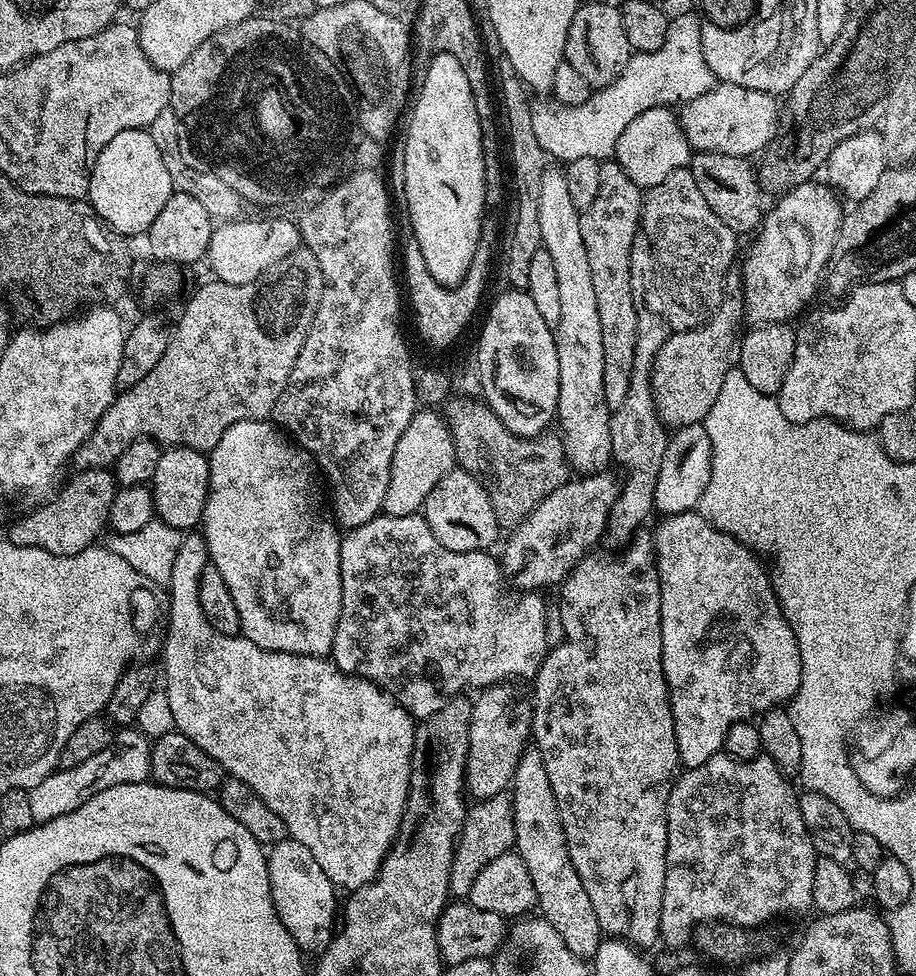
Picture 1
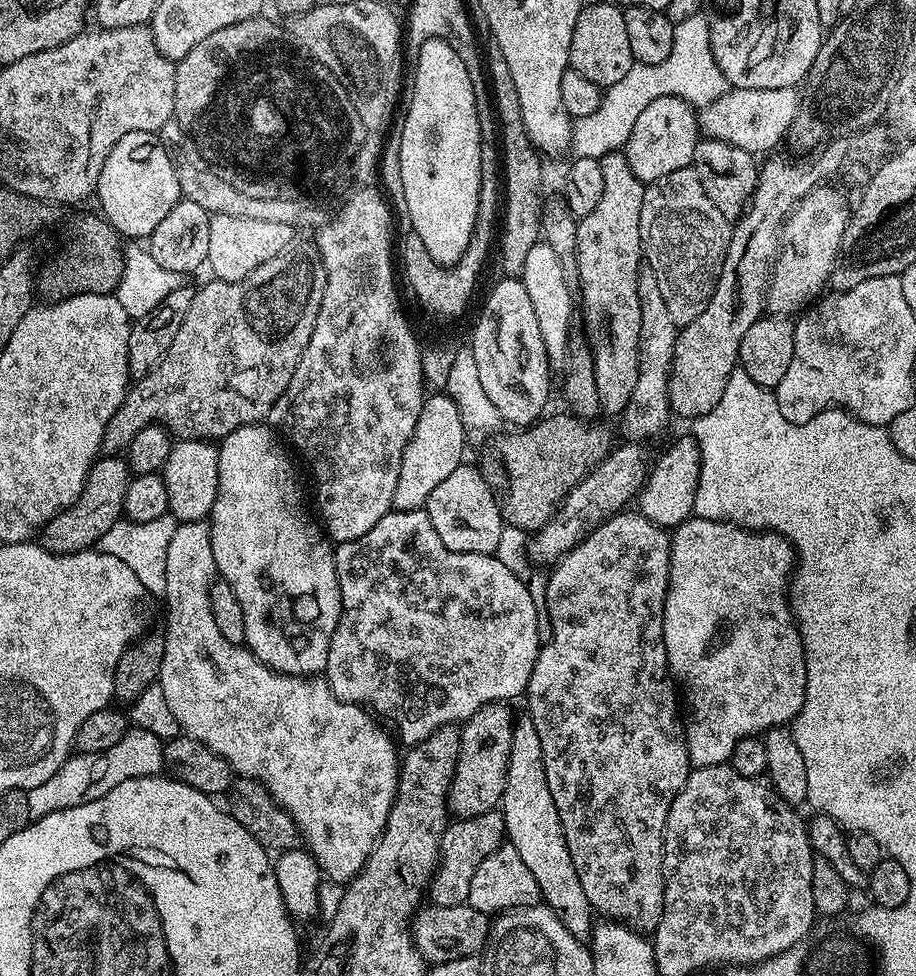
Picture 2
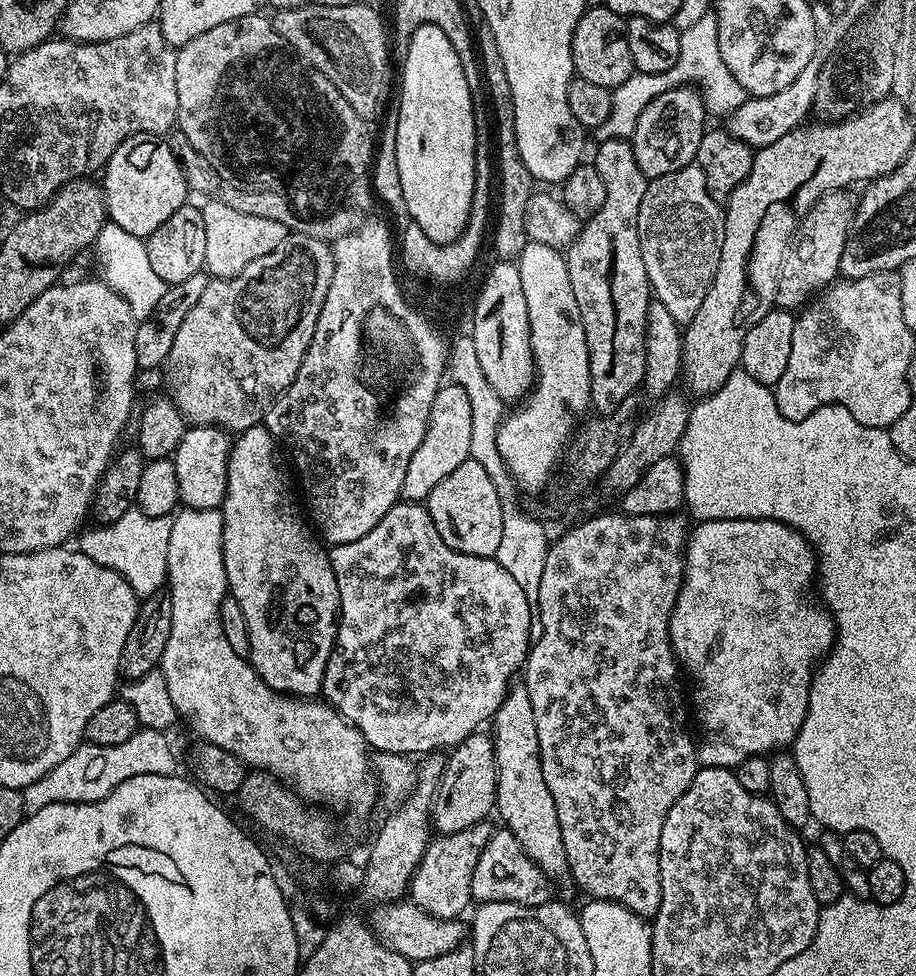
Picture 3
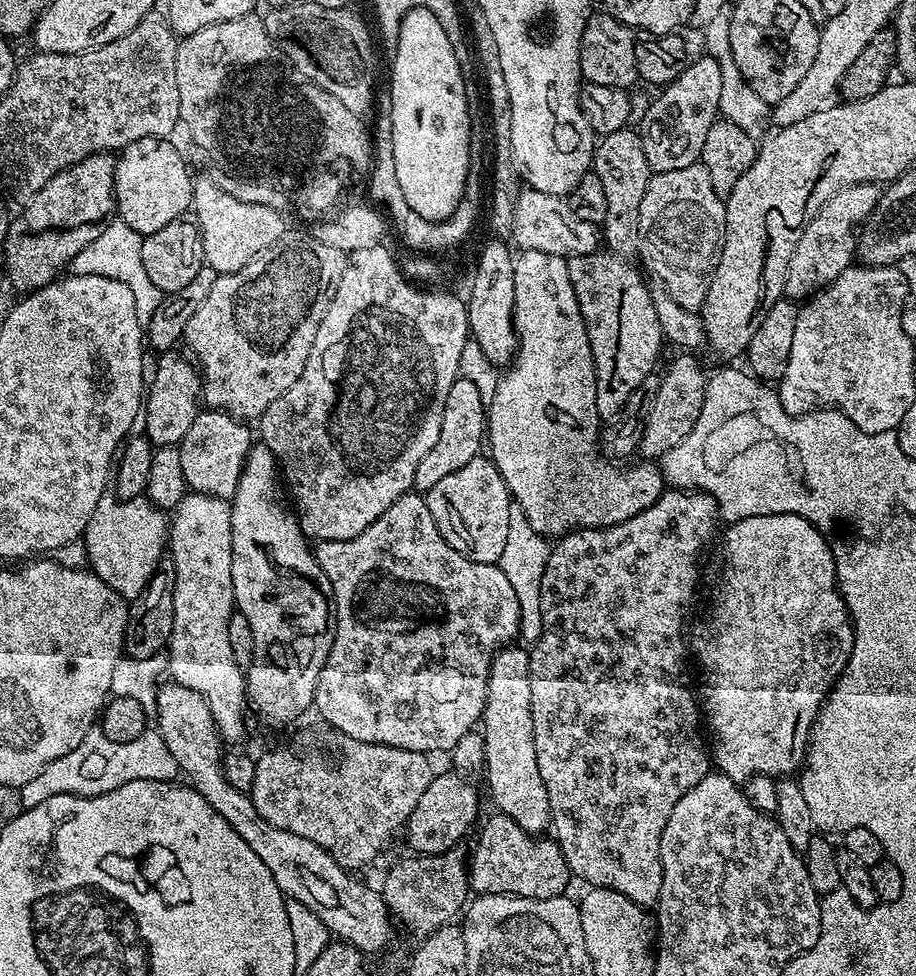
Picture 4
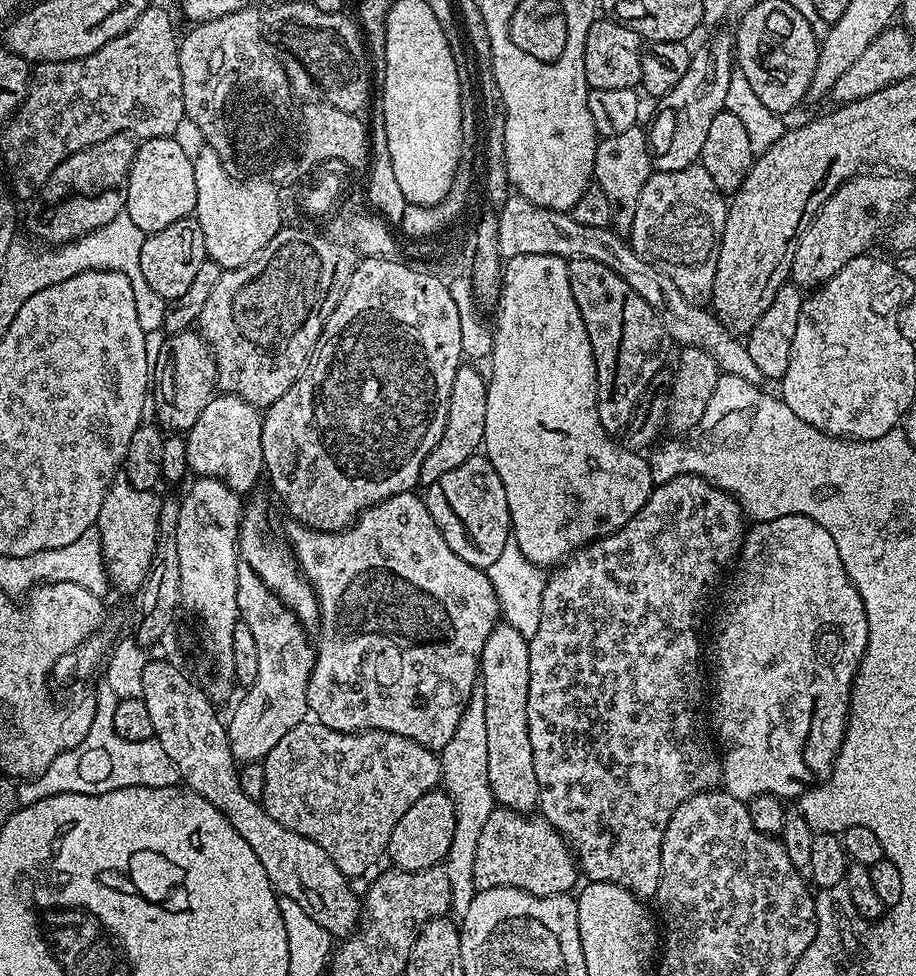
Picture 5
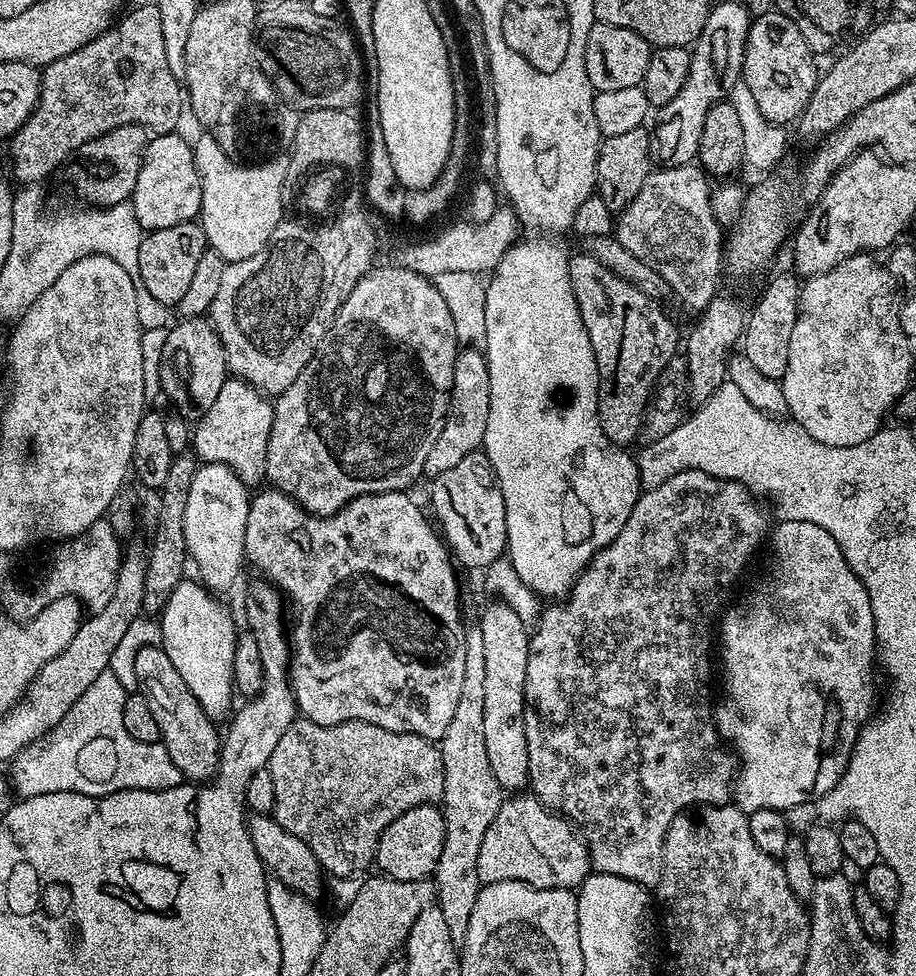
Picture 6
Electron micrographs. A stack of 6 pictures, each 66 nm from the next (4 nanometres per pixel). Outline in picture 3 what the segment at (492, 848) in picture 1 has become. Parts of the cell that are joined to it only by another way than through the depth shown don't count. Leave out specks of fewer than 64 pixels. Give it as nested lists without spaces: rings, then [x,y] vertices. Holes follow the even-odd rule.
[[[491,823],[466,826],[466,830],[458,830],[454,834],[439,835],[433,839],[422,854],[422,862],[416,867],[410,885],[410,900],[421,911],[439,920],[455,920],[463,917],[468,904],[472,900],[472,875],[474,866],[478,866],[478,858],[482,850],[486,850],[486,842],[490,842],[494,828]]]

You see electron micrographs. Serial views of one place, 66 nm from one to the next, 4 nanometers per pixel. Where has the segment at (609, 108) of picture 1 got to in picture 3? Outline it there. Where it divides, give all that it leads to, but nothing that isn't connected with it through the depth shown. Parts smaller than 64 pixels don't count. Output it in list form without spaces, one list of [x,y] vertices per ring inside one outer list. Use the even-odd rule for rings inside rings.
[[[715,11],[702,14],[702,19],[694,22],[694,26],[681,31],[678,62],[674,62],[670,70],[662,74],[633,71],[632,76],[626,78],[626,82],[612,89],[610,118],[606,118],[606,122],[599,128],[599,135],[618,140],[631,138],[638,126],[638,118],[642,118],[642,110],[646,110],[646,106],[650,106],[650,102],[654,102],[658,94],[666,94],[666,90],[685,86],[695,86],[704,97],[705,113],[712,115],[713,112],[721,118],[731,116],[734,110],[738,110],[738,106],[742,106],[744,101],[749,99],[742,82],[738,82],[738,78],[730,74],[730,66],[726,66],[722,50],[718,48],[718,18]]]

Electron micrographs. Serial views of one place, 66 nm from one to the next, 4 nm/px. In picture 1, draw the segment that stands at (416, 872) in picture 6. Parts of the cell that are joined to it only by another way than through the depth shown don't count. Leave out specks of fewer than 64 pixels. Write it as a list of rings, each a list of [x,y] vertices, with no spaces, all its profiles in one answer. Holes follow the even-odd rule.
[[[512,682],[492,684],[472,700],[470,718],[470,750],[466,758],[464,787],[473,801],[494,798],[512,787],[514,770],[532,735],[532,706]]]

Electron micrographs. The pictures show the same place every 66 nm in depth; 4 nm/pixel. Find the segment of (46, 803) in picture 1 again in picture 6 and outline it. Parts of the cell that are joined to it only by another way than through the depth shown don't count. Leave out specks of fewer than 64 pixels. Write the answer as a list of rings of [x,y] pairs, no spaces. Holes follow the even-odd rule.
[[[109,670],[102,672],[90,690],[74,702],[74,706],[62,718],[60,727],[55,729],[43,742],[29,744],[11,761],[10,783],[17,797],[54,794],[55,792],[77,792],[87,796],[109,796],[122,790],[166,790],[185,783],[184,776],[174,766],[163,743],[147,744],[138,742],[126,734],[126,722],[122,722],[122,710],[129,693],[118,678]]]

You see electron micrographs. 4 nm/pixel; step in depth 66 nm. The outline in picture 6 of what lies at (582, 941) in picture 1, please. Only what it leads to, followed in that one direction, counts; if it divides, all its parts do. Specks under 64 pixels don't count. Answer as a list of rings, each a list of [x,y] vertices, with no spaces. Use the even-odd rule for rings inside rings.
[[[495,603],[486,605],[478,620],[486,657],[486,755],[490,758],[490,770],[494,770],[494,778],[498,778],[501,788],[505,793],[516,794],[523,789],[520,787],[528,784],[530,770],[530,754],[526,750],[526,722],[523,719],[530,628],[506,603]]]

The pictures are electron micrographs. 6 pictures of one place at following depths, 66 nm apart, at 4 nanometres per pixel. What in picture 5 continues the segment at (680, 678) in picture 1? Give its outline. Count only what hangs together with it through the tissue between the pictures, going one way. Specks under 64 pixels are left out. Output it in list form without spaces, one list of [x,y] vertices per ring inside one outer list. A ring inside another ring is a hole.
[[[785,516],[753,523],[745,531],[744,539],[740,542],[740,550],[734,561],[735,568],[736,581],[732,584],[732,593],[729,594],[728,601],[725,602],[724,609],[721,610],[720,617],[712,628],[712,676],[716,679],[716,705],[713,708],[711,705],[710,708],[710,724],[714,729],[719,751],[722,753],[720,756],[722,788],[734,798],[745,802],[756,795],[799,798],[806,791],[804,780],[819,782],[828,779],[832,772],[832,763],[844,740],[852,679],[856,676],[858,650],[863,649],[868,632],[866,610],[862,606],[862,598],[856,593],[856,588],[842,568],[842,560],[838,558],[838,546],[834,546],[834,538],[830,538],[829,532],[823,526],[818,526],[818,522],[805,516]]]

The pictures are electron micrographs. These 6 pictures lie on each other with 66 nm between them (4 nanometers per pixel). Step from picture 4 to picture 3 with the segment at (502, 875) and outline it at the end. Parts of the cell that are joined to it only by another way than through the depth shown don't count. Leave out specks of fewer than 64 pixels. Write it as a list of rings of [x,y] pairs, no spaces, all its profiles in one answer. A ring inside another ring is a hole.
[[[500,826],[493,831],[490,842],[486,842],[486,850],[478,858],[478,866],[474,866],[474,874],[470,885],[472,900],[480,904],[490,902],[510,902],[521,904],[527,908],[542,906],[553,899],[553,881],[522,850],[518,838],[510,834],[510,830]]]

